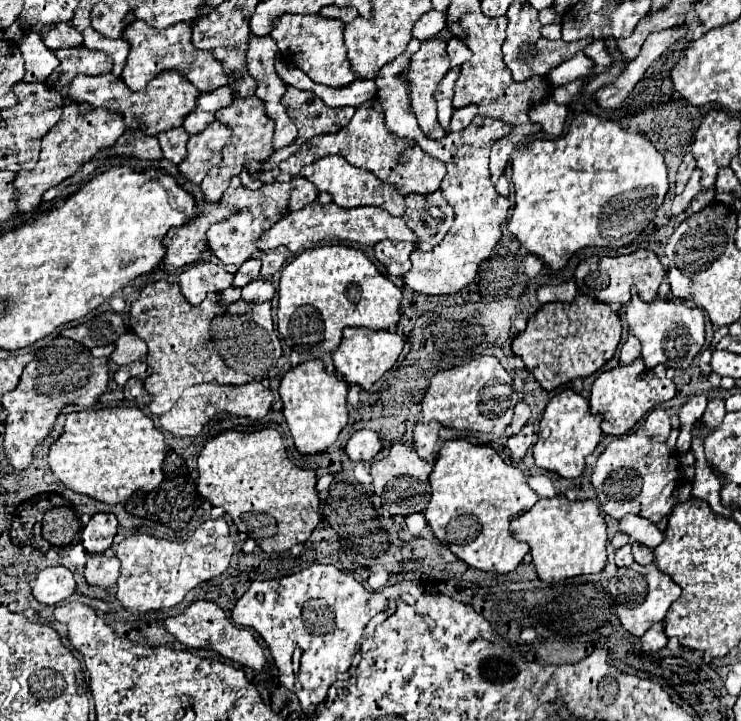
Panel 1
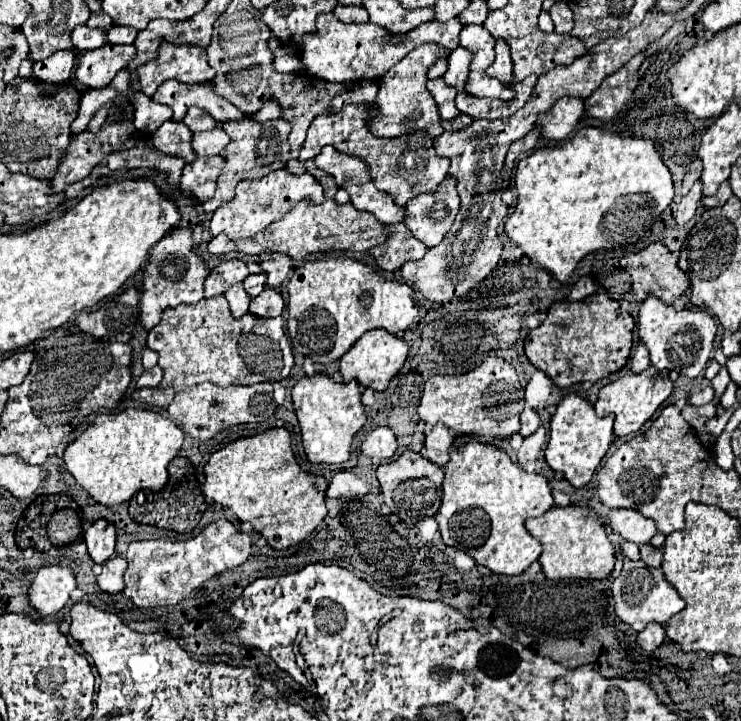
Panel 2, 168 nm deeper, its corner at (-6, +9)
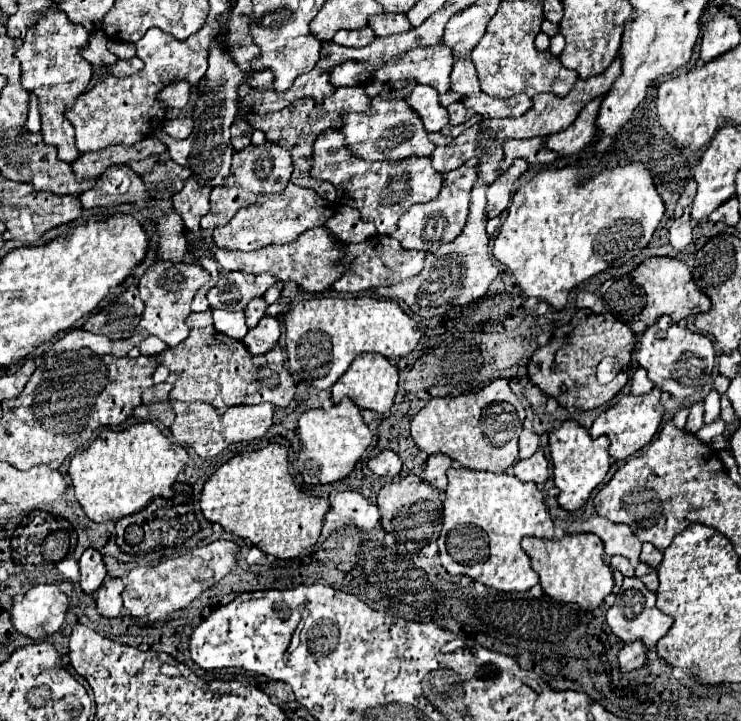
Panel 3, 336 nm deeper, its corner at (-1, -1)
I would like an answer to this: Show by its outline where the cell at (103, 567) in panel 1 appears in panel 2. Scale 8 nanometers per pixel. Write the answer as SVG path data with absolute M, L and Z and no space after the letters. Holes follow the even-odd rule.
M113 554L113 558L107 560L107 564L103 564L101 574L97 576L99 588L103 592L107 592L107 594L121 592L125 588L125 582L123 582L125 568L127 568L127 560L123 556L119 556L119 554Z

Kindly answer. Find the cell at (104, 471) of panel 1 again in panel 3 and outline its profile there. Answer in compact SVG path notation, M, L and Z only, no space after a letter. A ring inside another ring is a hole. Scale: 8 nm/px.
M144 422L120 432L102 430L84 452L70 460L68 474L86 516L100 524L136 514L154 498L172 498L172 486L186 464L186 448L172 444L154 424Z

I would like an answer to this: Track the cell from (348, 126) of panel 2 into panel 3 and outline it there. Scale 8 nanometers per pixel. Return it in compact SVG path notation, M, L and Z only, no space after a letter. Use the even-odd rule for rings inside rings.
M326 130L314 142L314 168L312 178L318 182L330 182L338 190L336 204L350 206L360 212L360 218L374 222L378 234L392 234L396 222L410 206L418 202L430 202L442 190L442 176L432 168L430 158L408 158L396 164L390 162L364 162L354 158L344 146L344 138L338 130Z

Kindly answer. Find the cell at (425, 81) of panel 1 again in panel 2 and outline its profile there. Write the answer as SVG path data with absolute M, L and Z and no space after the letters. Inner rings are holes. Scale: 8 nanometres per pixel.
M423 44L415 48L415 52L407 54L383 80L379 80L379 94L377 94L377 108L381 116L377 116L371 126L377 136L399 136L413 130L427 130L431 138L443 132L439 110L435 108L433 96L427 92L427 68L435 64L435 56L439 56L439 48L435 44Z

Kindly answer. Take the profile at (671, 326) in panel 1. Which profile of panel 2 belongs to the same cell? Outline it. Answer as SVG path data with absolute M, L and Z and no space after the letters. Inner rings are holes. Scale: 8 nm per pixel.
M647 296L647 300L639 306L639 338L647 346L651 354L651 364L659 370L677 370L685 372L685 376L699 376L713 354L713 338L717 332L717 324L713 316L699 308L683 308L677 310L673 306L663 304L655 296Z

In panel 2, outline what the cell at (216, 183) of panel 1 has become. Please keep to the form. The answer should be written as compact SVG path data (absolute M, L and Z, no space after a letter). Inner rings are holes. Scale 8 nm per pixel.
M245 114L243 120L235 120L231 124L221 124L221 128L227 132L227 136L231 138L231 142L221 152L221 156L225 158L225 166L223 166L223 172L221 172L221 176L217 180L215 196L211 200L205 200L201 204L205 212L215 212L223 202L231 200L235 196L235 186L237 186L239 180L257 180L257 178L263 178L265 174L269 174L273 170L285 168L285 164L289 160L287 136L289 136L291 124L287 120L283 120L283 118L259 124L253 116Z

